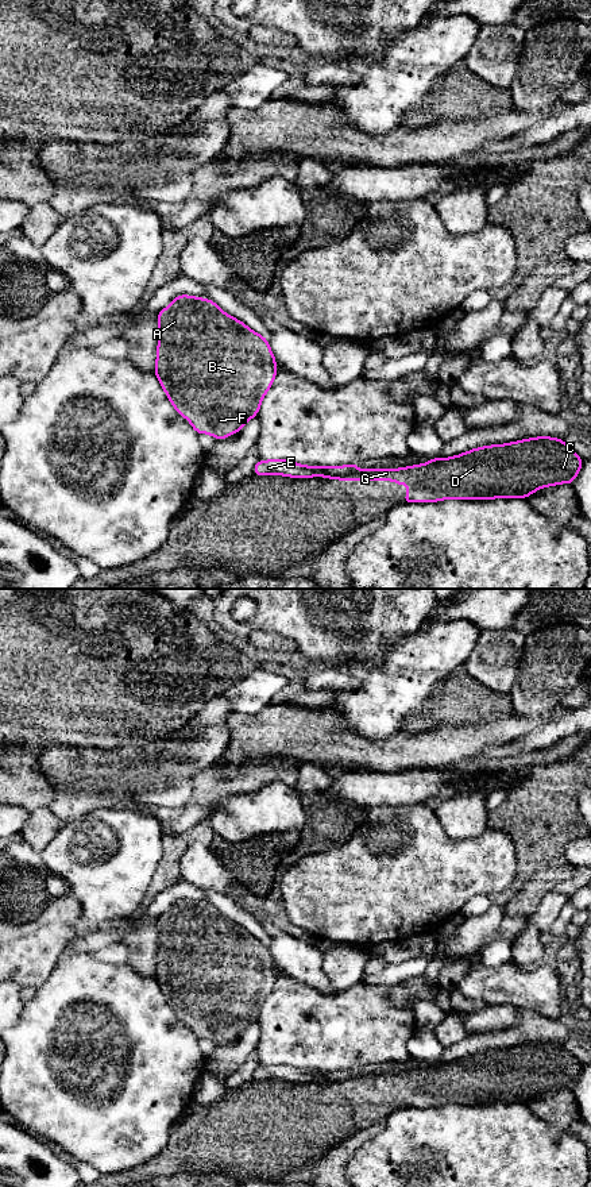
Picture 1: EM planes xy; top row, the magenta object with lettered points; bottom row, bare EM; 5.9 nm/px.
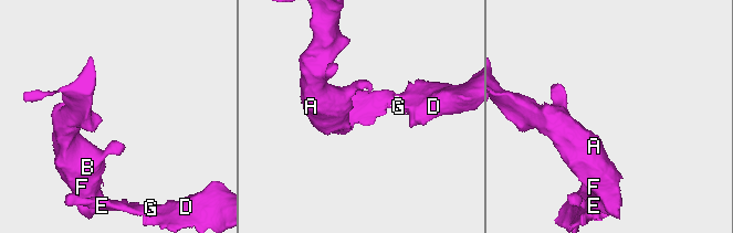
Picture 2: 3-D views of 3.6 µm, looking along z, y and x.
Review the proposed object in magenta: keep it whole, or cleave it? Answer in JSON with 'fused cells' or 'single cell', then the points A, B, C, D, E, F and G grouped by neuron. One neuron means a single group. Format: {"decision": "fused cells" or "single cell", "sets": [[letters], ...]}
{"decision": "fused cells", "sets": [["A", "B", "E", "F"], ["C", "D", "G"]]}

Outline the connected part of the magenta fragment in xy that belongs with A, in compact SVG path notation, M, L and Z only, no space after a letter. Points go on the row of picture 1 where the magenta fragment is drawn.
M181 294L157 315L159 342L155 375L175 411L197 433L208 433L217 440L239 432L254 416L277 375L277 362L264 336L229 316L209 298Z

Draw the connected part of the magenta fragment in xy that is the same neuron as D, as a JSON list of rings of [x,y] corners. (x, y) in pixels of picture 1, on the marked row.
[[[540,436],[506,444],[484,446],[451,458],[434,458],[424,465],[401,469],[366,469],[328,479],[395,481],[406,483],[407,496],[402,502],[436,502],[441,500],[526,498],[541,487],[575,481],[583,466],[580,456],[563,439]]]

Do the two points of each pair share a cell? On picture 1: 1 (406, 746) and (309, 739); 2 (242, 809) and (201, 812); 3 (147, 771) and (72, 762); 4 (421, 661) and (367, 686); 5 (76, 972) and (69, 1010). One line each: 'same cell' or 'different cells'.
1: same cell
2: different cells
3: same cell
4: same cell
5: same cell

